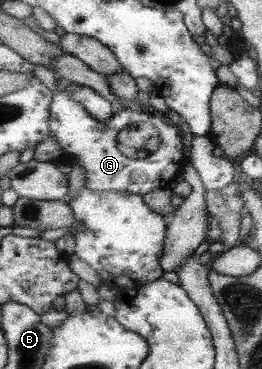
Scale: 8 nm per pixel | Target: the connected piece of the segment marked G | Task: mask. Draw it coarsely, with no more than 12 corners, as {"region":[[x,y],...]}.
{"region":[[56,91],[50,135],[84,187],[144,196],[184,168],[164,115],[100,122]]}

